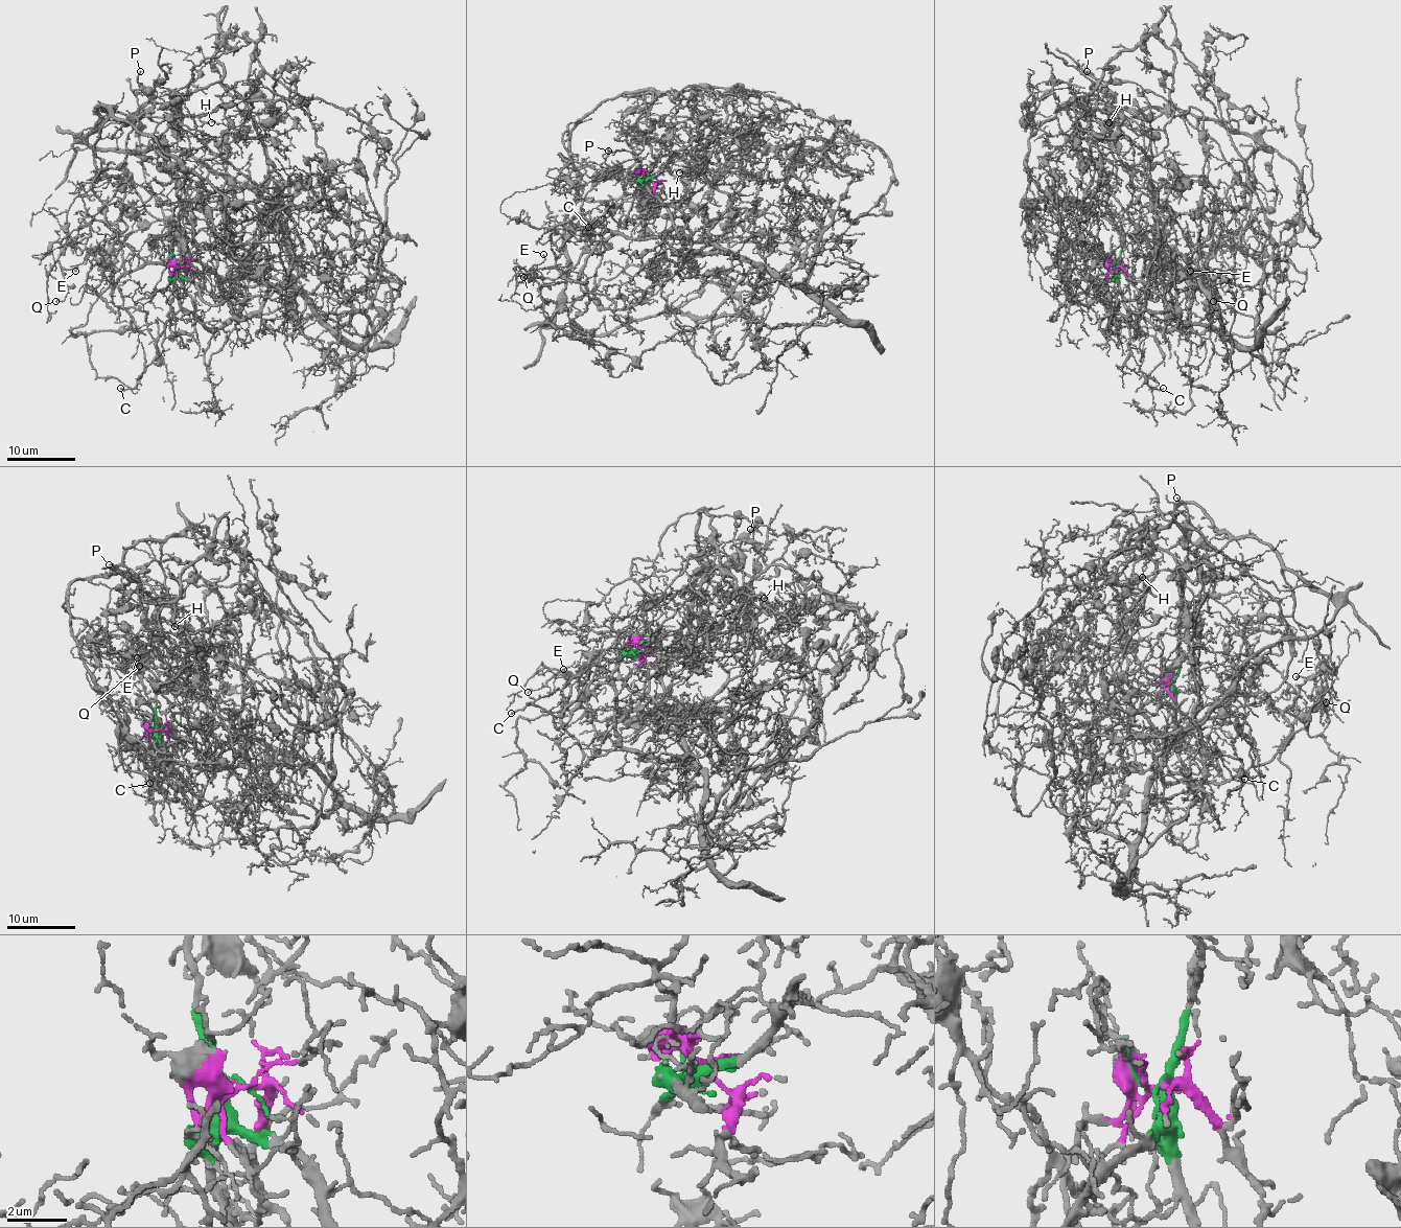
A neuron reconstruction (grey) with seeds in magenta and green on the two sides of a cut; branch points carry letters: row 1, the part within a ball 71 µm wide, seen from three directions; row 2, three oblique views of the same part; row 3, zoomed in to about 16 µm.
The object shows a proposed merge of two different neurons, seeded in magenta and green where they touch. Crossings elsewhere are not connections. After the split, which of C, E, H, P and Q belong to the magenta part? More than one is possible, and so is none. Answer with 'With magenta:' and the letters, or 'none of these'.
With magenta: E, H, P, Q

